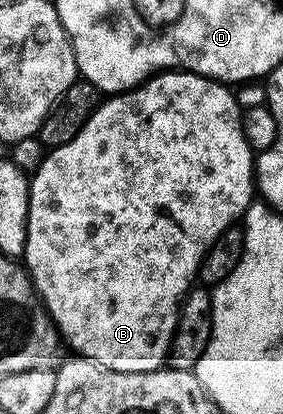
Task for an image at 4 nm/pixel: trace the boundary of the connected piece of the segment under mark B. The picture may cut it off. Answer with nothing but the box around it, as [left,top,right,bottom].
[23,71,257,373]

